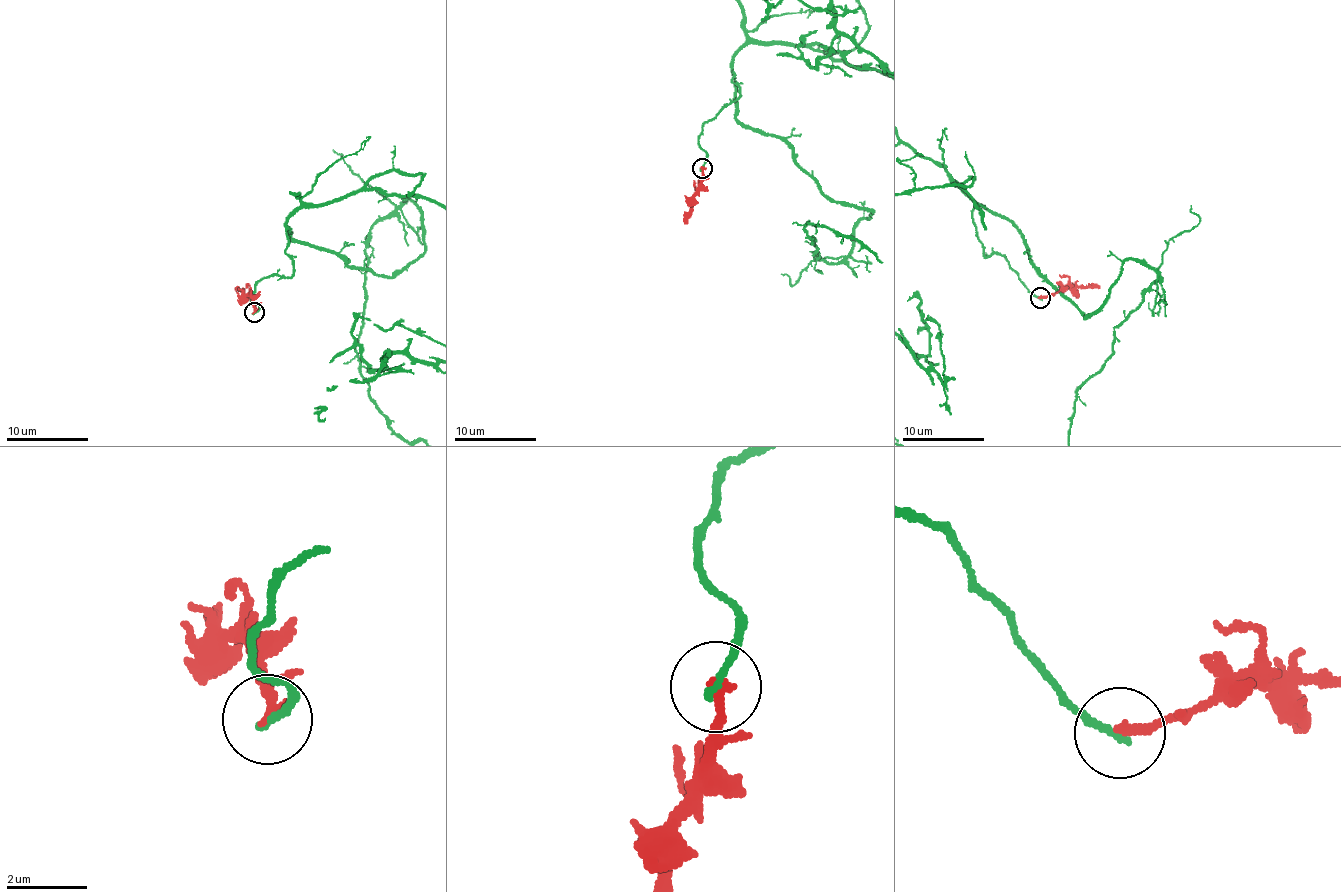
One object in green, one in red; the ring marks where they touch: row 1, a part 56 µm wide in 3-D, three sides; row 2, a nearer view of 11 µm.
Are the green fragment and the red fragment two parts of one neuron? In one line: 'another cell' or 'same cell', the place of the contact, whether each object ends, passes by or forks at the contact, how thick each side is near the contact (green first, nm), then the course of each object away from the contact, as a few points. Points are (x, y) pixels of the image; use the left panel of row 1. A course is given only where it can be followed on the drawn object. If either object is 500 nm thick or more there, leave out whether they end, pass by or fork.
another cell; place (254, 312); green ends; red ends; calibres 180 and 240 nm; course red (253, 312), (249, 296), (245, 294), (245, 290), (236, 288)

